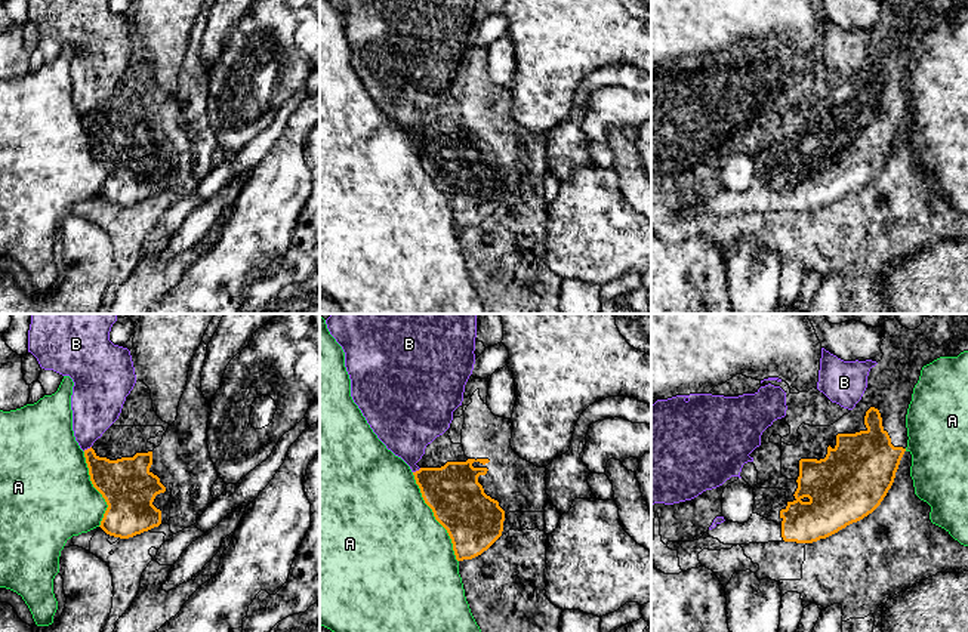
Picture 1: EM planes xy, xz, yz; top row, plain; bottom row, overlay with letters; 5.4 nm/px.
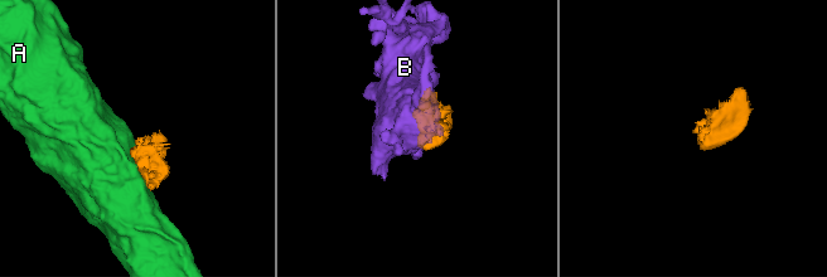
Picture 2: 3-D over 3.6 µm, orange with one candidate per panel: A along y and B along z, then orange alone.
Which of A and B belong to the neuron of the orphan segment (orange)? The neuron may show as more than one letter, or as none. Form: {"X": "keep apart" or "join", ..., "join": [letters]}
{"A": "keep apart", "B": "keep apart", "join": []}

